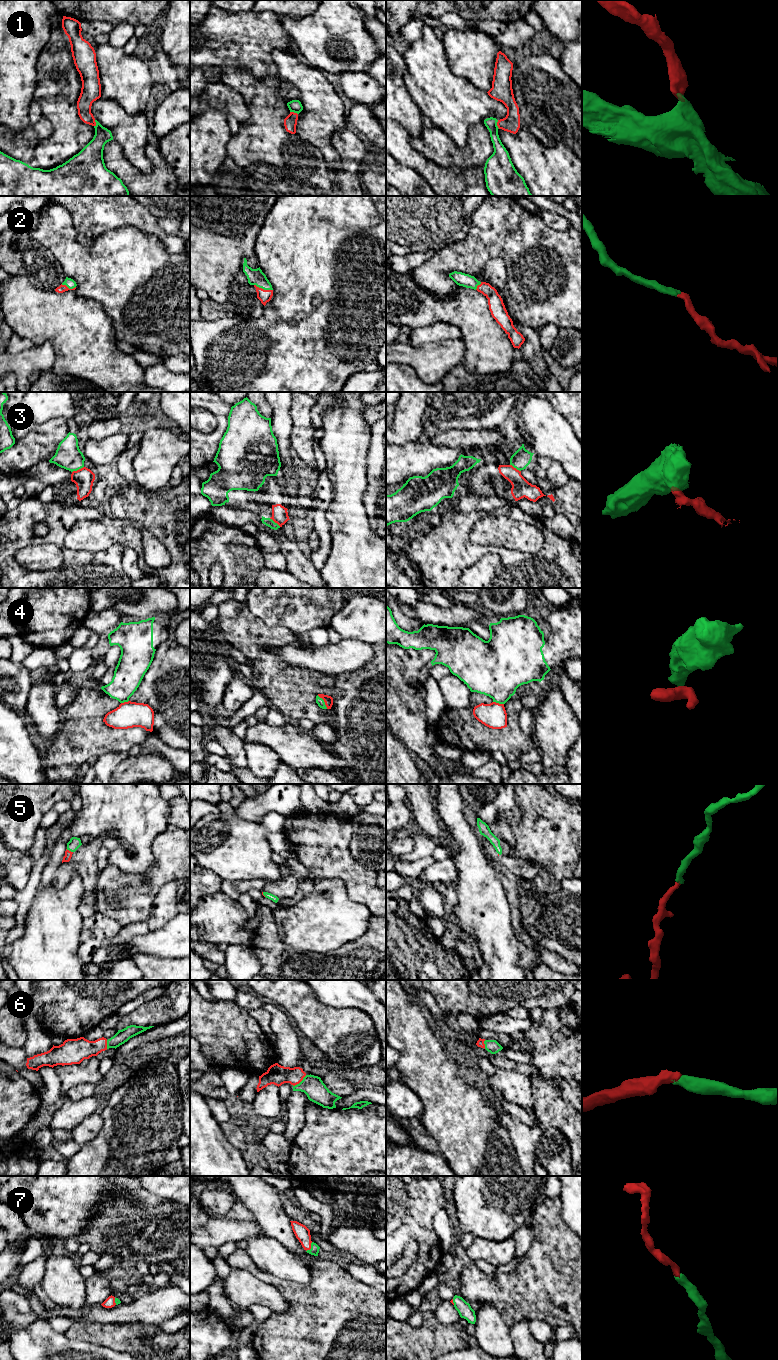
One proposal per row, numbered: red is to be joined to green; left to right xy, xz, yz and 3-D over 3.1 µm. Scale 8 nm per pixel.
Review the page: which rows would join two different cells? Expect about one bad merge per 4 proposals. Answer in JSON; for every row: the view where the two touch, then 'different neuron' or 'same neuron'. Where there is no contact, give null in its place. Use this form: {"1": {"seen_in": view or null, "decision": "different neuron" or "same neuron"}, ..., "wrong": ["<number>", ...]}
{"1": {"seen_in": "yz", "decision": "same neuron"}, "2": {"seen_in": "xz", "decision": "same neuron"}, "3": {"seen_in": "xy", "decision": "different neuron"}, "4": {"seen_in": "xz", "decision": "same neuron"}, "5": {"seen_in": "xy", "decision": "same neuron"}, "6": {"seen_in": "xz", "decision": "same neuron"}, "7": {"seen_in": "xz", "decision": "same neuron"}, "wrong": ["3"]}

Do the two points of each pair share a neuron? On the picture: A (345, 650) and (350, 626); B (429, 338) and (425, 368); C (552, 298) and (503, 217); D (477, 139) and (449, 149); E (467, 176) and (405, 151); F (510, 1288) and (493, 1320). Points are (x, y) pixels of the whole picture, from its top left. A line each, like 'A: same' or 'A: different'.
A: different
B: different
C: same
D: same
E: same
F: different

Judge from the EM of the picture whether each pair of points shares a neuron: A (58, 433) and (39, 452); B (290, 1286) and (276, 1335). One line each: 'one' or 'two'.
A: one
B: one

